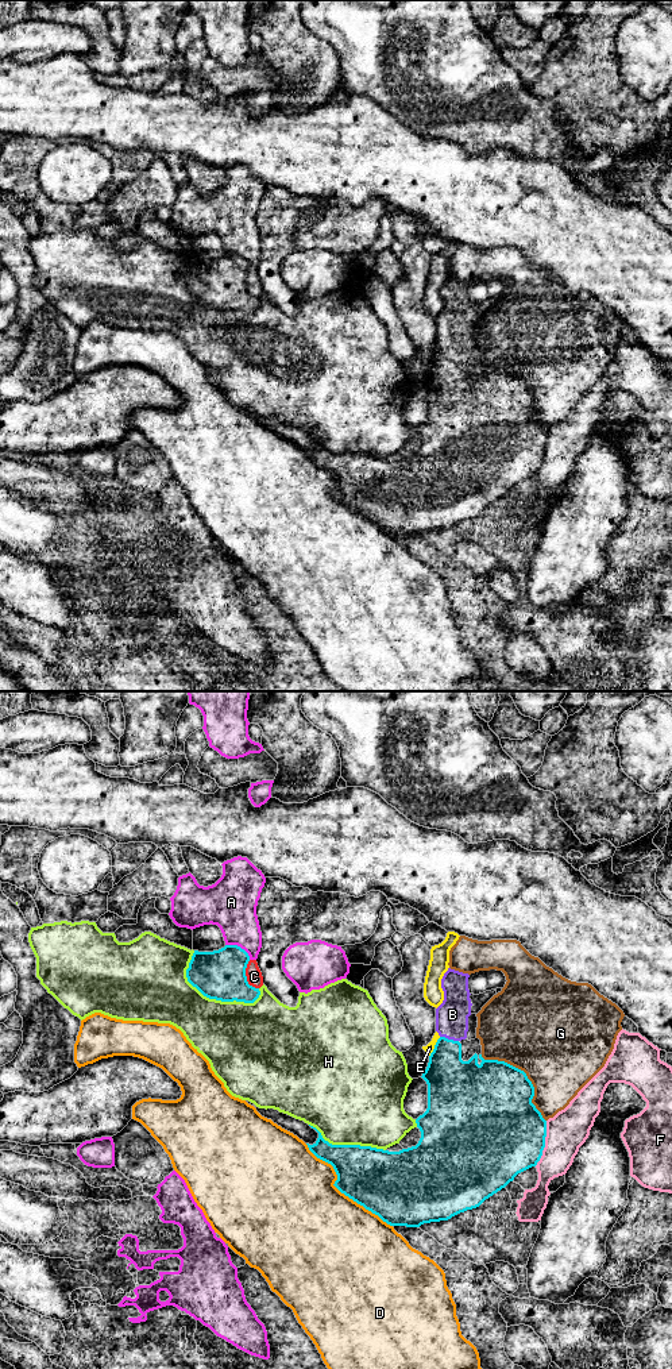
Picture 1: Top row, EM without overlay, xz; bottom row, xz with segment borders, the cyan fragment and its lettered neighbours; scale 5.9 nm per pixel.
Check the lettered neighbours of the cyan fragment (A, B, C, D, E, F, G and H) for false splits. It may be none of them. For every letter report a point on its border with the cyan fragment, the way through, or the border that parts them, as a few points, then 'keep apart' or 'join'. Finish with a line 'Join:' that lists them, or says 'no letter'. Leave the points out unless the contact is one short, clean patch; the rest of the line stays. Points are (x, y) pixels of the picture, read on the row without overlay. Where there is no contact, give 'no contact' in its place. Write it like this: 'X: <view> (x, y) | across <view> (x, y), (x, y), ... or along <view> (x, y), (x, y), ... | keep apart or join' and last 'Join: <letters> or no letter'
A: xz (239, 255) | keep apart
B: xz (450, 349) | across xz (451, 390), (450, 349), (452, 323) | join
C: xz (246, 285) | along xz (250, 269), (246, 277), (246, 289), (258, 297) | keep apart
D: xz (340, 500) | keep apart
E: xz (435, 355) | keep apart
F: xz (544, 452) | keep apart
G: xz (525, 384) | keep apart
H: xz (209, 307) | keep apart
Join: B

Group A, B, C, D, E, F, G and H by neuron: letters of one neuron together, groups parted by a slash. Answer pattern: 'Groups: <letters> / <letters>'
Groups: A C / B / D / E / F / G / H

